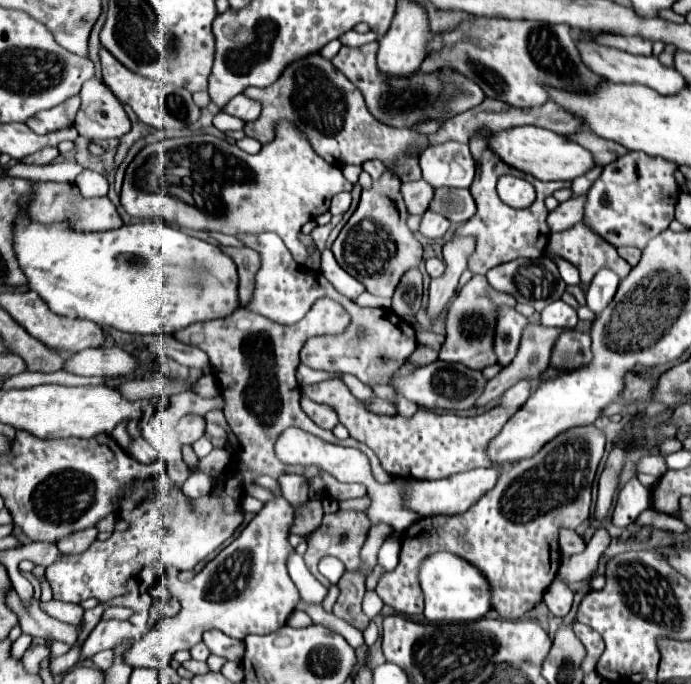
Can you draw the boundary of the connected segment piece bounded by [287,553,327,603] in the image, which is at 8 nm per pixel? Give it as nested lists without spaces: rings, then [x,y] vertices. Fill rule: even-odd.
[[[293,553],[287,559],[287,569],[289,569],[289,575],[291,575],[295,587],[299,589],[299,595],[303,597],[303,601],[307,601],[307,603],[321,603],[323,601],[323,597],[327,595],[327,587],[323,587],[311,575],[311,571],[307,569],[307,565],[305,565],[301,555]]]

